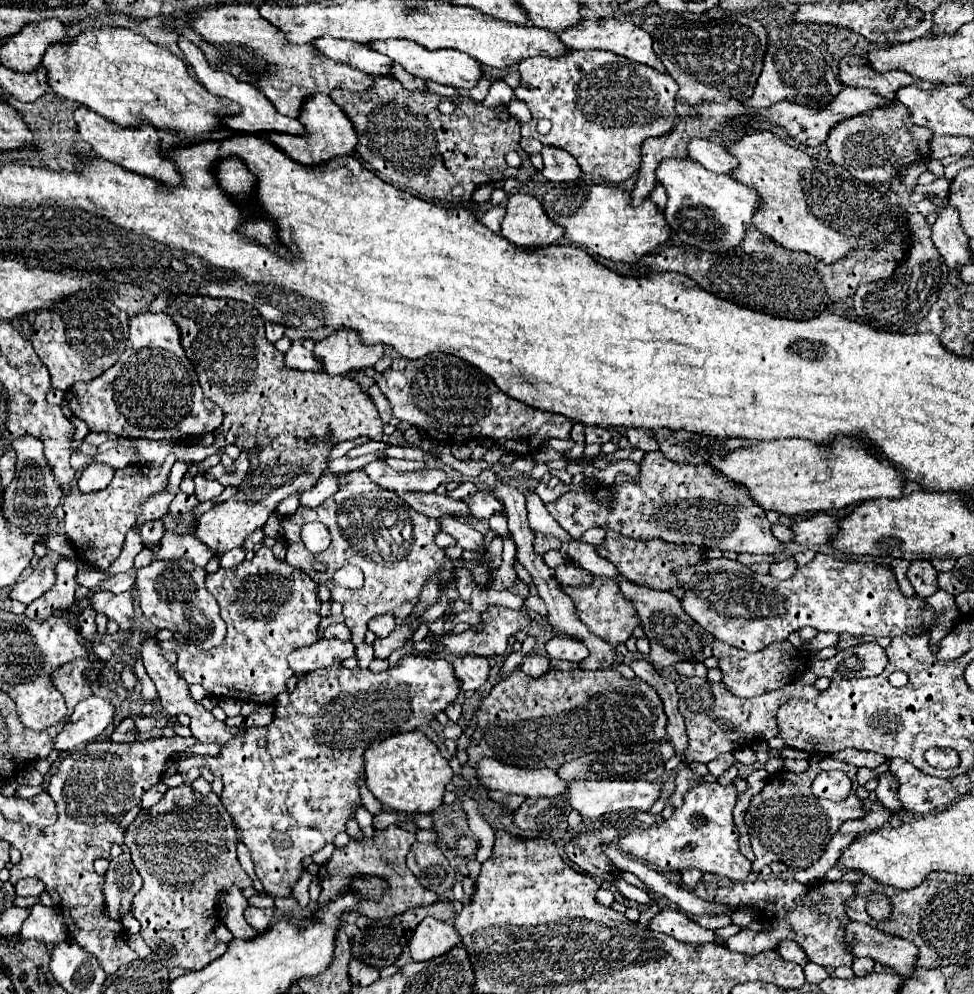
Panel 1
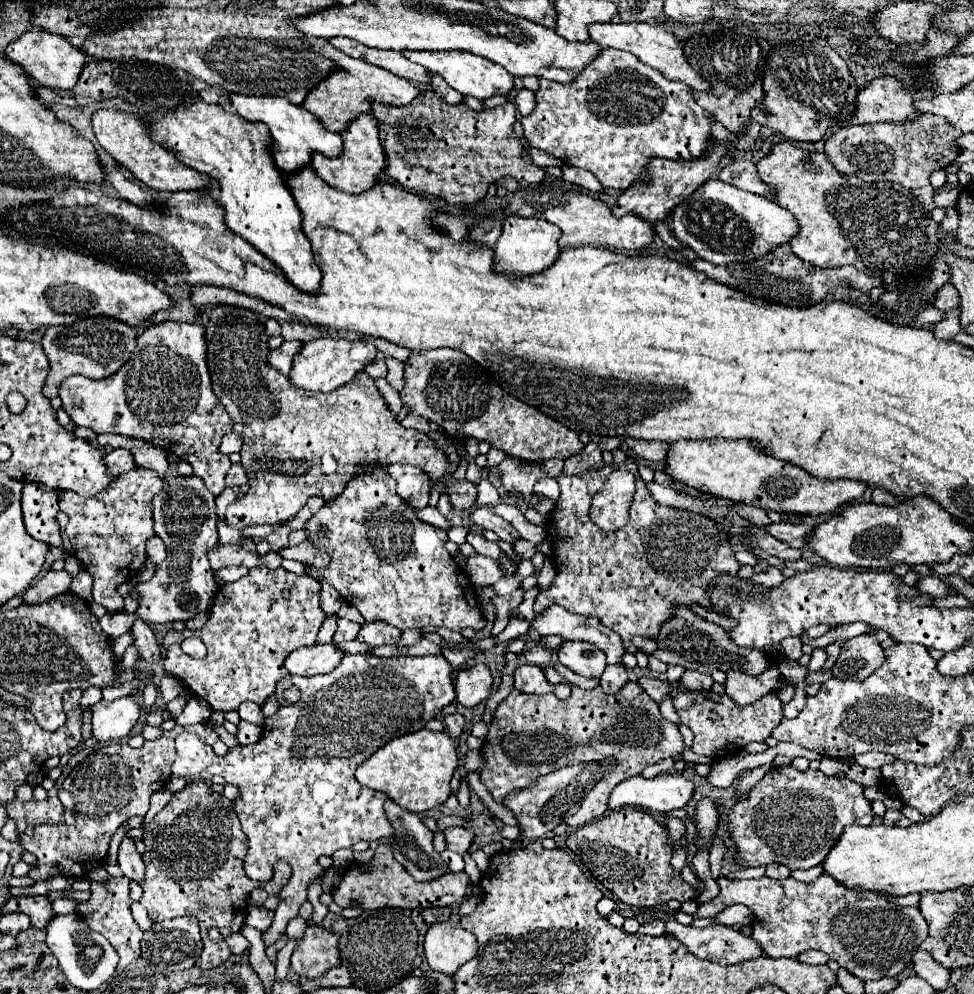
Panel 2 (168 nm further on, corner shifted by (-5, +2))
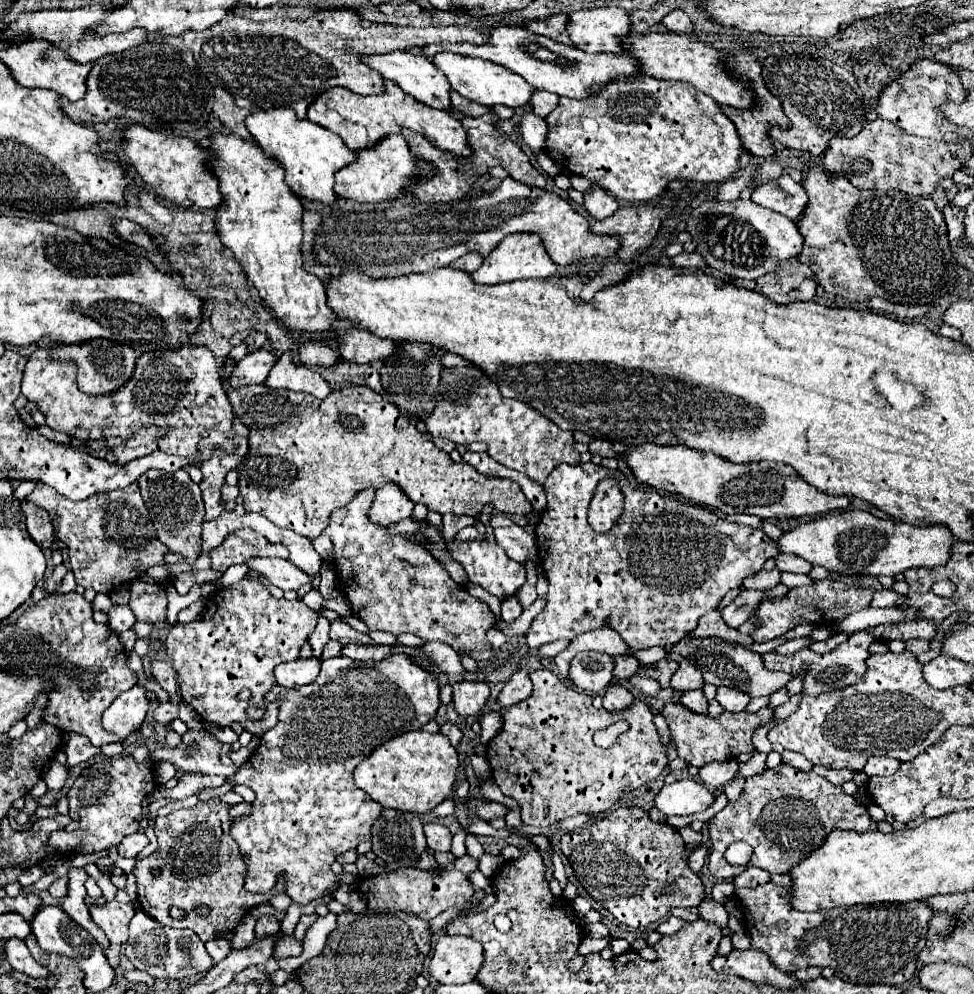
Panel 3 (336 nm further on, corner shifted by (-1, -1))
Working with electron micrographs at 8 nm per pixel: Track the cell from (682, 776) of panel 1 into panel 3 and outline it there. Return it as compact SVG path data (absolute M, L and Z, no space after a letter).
M701 903L699 905L699 917L719 923L723 927L723 935L731 935L731 931L727 929L729 915L727 915L727 911L725 911L725 907L721 903Z

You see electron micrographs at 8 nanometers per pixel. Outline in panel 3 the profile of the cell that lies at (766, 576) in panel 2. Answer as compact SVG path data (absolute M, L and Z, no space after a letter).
M743 589L737 599L733 599L727 607L721 609L721 617L723 621L737 629L739 625L743 625L749 615L759 607L759 603L763 601L763 597L769 593L769 589Z

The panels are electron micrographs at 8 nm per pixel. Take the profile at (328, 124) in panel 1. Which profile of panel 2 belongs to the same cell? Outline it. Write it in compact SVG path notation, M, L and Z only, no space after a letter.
M367 114L359 116L357 120L351 120L351 126L341 134L341 138L345 144L345 150L341 156L337 158L313 156L311 166L317 172L317 176L321 176L329 186L335 186L349 194L361 194L367 188L371 188L387 168L385 148L379 140L379 122L375 120L375 116L367 116Z

